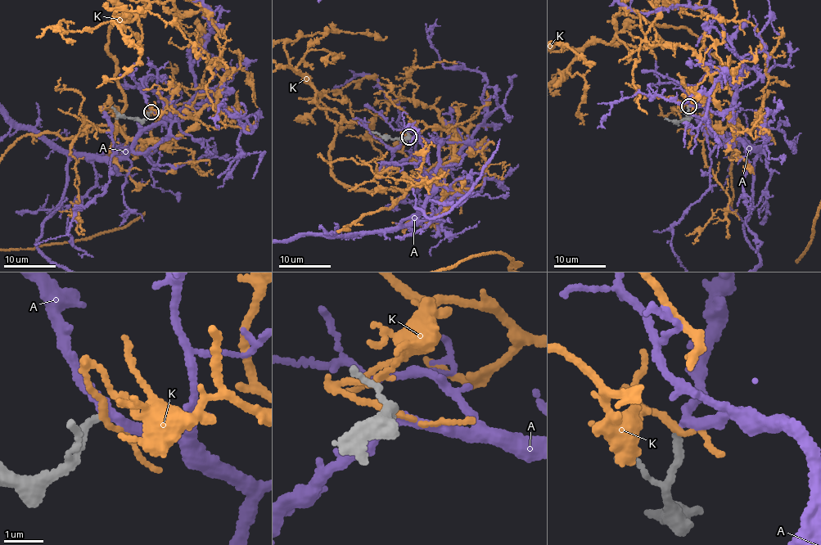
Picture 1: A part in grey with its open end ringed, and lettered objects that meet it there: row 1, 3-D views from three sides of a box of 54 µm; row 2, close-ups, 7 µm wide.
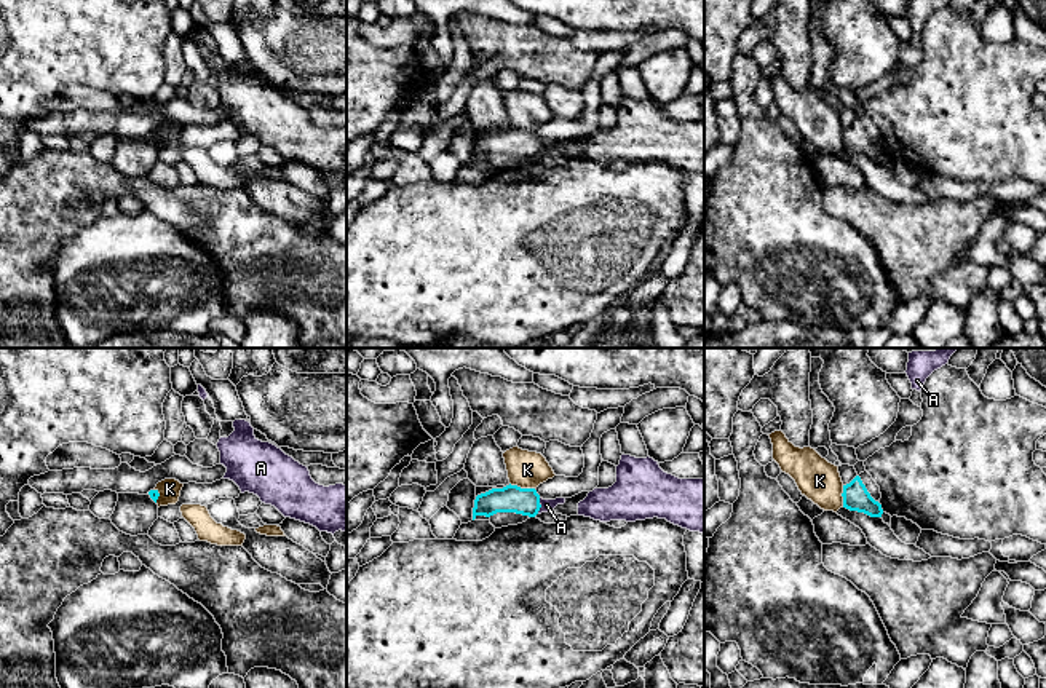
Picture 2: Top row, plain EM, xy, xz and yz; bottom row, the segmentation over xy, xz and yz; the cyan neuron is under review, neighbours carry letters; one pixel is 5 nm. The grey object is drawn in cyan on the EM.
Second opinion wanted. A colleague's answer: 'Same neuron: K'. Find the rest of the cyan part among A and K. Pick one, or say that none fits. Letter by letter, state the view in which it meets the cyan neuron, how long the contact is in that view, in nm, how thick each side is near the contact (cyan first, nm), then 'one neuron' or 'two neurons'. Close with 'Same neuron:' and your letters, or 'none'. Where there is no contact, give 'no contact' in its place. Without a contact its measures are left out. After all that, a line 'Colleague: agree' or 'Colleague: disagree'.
A: contact in xz; length 80 nm; calibres 140 and 60 nm; one neuron
K: contact in xz; length 130 nm; calibres 140 and 190 nm; two neurons
Same neuron: A
Colleague: disagree

